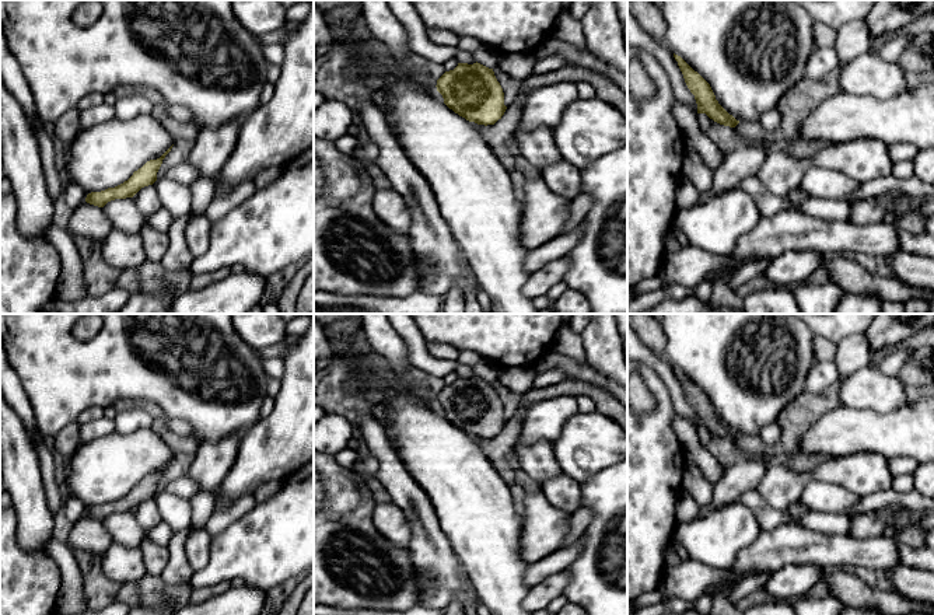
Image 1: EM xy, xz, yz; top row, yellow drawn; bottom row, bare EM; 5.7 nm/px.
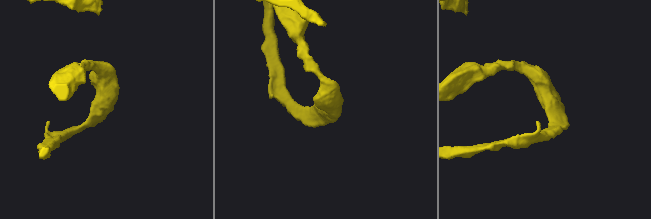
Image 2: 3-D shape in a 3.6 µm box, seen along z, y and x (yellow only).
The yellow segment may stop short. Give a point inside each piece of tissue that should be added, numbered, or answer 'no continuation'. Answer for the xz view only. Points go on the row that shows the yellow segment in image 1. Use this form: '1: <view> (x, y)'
1: xz (497, 135)

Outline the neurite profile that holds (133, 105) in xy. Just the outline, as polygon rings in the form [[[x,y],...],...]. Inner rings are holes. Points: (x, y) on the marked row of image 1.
[[[140,92],[129,97],[118,98],[115,108],[115,116],[127,120],[140,115],[148,115],[153,111],[153,104]]]

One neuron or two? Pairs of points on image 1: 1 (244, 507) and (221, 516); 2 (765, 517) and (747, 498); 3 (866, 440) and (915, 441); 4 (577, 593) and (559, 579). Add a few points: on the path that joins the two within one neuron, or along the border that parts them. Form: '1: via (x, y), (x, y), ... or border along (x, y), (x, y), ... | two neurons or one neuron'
1: via (238, 509), (227, 516) | one neuron
2: via (762, 512), (752, 502) | one neuron
3: via (878, 440), (902, 440) | one neuron
4: border along (566, 570), (567, 586), (562, 594) | two neurons

